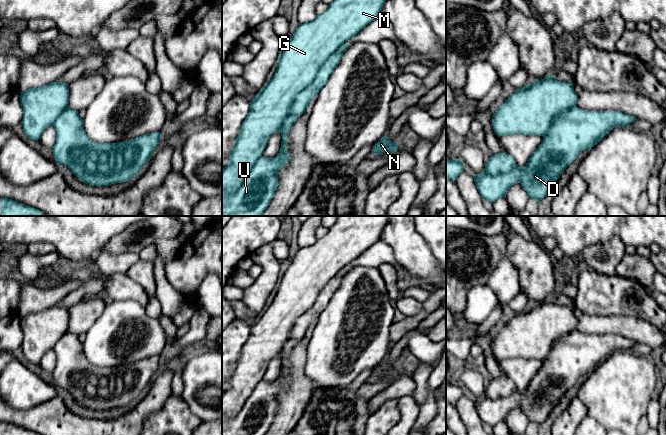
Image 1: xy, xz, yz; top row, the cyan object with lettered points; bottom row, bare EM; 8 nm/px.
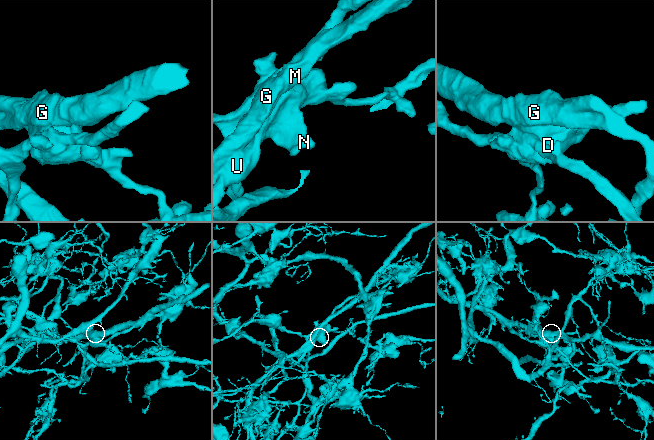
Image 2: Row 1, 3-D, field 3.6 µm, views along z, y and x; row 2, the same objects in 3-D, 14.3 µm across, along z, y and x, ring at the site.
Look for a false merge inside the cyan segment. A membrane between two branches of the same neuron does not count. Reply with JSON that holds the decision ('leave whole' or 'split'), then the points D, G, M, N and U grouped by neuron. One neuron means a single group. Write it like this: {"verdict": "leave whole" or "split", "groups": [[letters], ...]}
{"verdict": "split", "groups": [["D", "N", "U"], ["G", "M"]]}

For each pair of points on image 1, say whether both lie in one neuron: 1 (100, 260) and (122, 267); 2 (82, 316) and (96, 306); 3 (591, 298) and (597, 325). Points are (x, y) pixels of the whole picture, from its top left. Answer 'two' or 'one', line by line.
1: one
2: one
3: two

